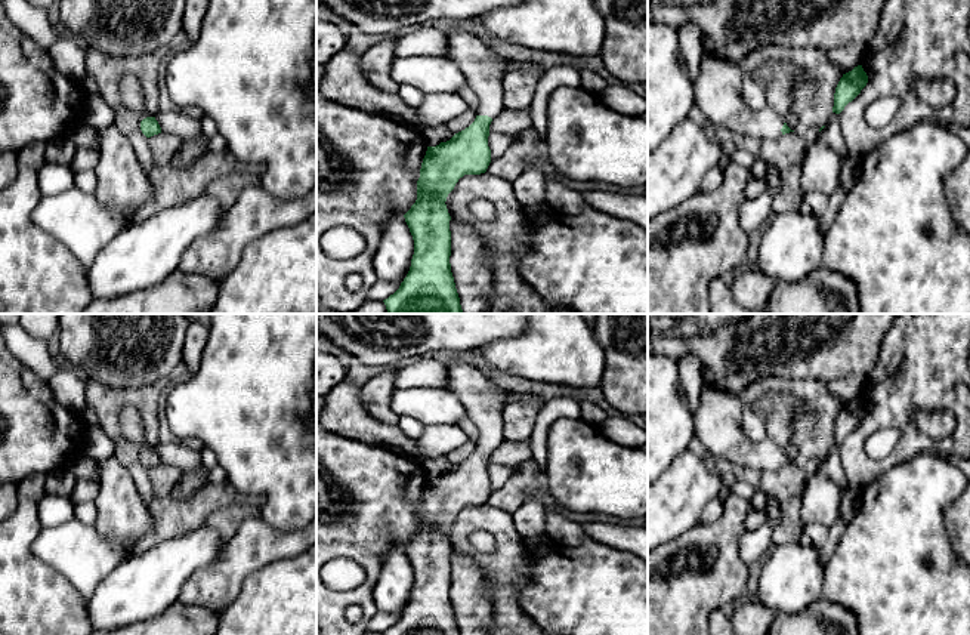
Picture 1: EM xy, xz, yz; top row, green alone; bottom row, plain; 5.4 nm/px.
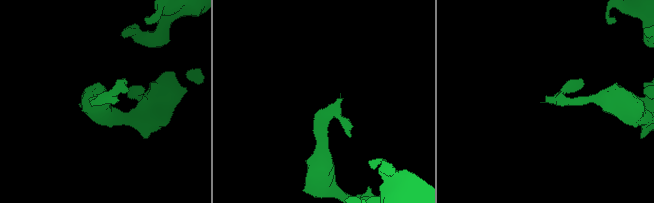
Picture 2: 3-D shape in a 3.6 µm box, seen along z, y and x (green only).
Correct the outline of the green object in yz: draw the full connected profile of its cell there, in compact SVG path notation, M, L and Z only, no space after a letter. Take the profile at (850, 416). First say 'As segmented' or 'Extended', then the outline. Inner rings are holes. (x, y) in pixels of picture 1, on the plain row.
As segmented. M858 397L852 403L843 406L835 419L832 444L840 446L844 438L861 425L866 414L868 407L862 397Z

